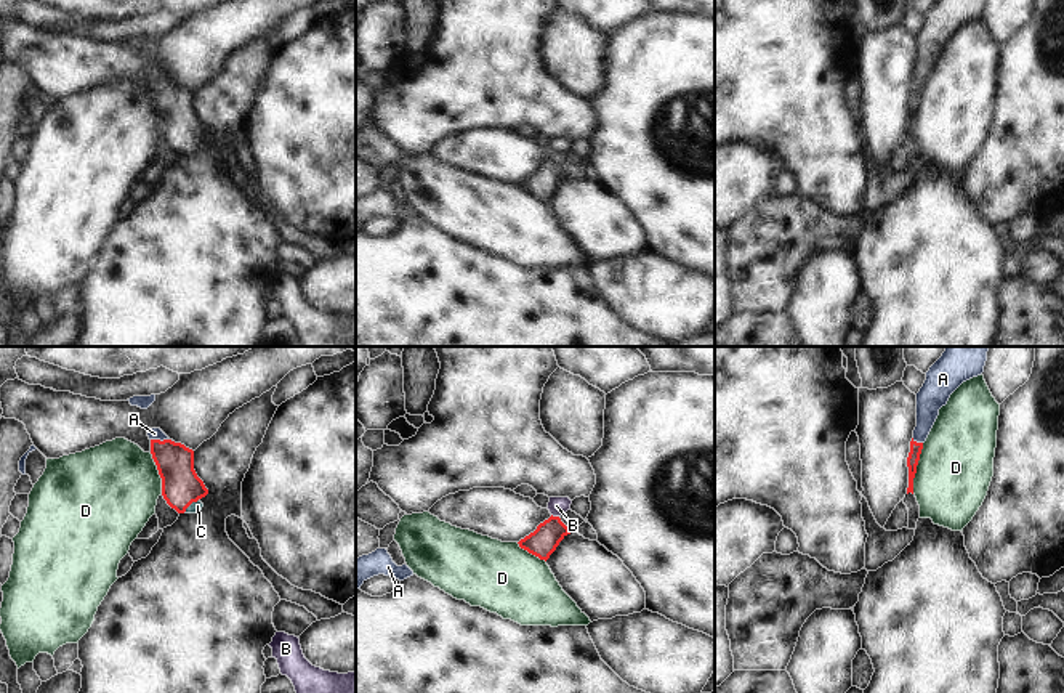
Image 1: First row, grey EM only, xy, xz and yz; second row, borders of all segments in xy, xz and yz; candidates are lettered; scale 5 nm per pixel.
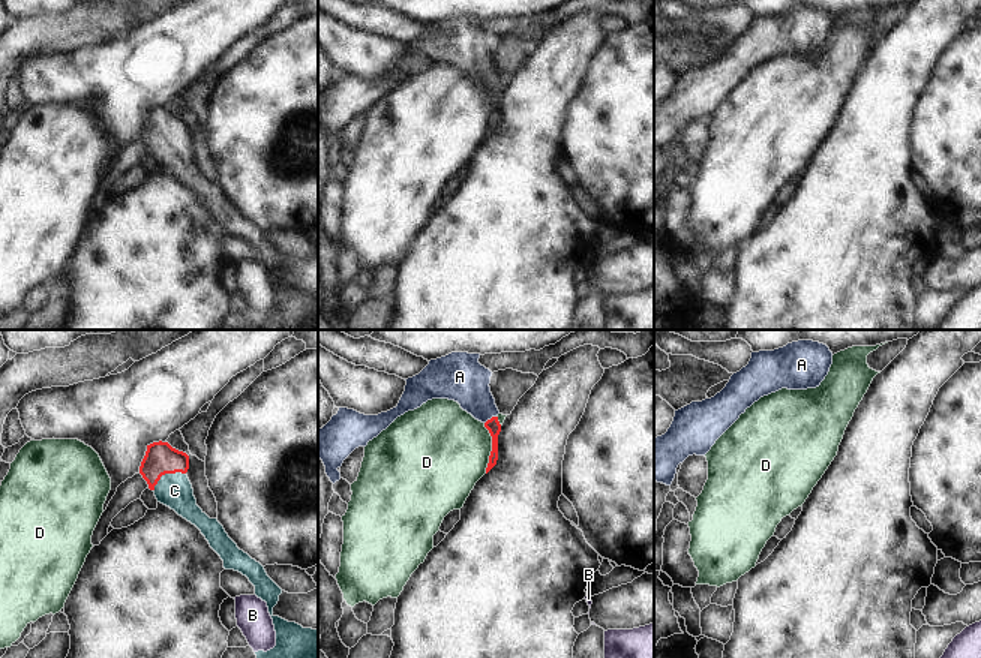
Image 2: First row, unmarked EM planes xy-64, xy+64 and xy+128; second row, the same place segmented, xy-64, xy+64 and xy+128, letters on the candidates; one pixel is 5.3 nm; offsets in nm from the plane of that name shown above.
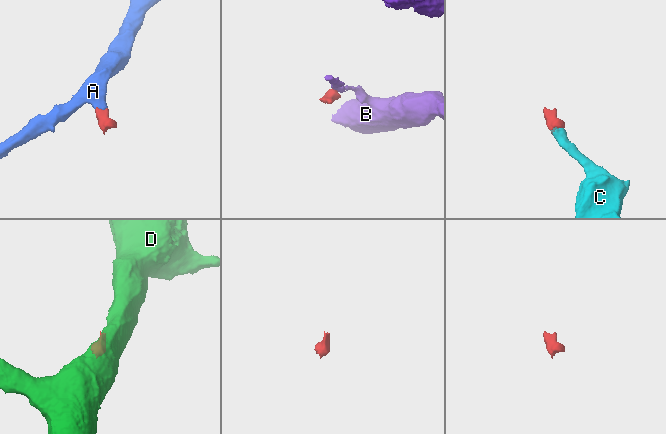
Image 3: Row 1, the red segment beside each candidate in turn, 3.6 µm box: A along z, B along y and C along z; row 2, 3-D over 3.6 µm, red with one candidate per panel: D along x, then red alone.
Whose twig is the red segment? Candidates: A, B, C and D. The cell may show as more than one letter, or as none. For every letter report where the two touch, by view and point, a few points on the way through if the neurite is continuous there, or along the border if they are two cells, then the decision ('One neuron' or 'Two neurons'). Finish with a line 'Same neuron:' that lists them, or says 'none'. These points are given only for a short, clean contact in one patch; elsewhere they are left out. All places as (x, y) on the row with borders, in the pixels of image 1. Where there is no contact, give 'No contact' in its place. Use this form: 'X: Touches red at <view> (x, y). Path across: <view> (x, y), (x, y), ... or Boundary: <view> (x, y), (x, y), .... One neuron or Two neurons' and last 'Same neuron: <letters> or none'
A: Touches red at xy (164, 440). Path across: xy (181, 486), (164, 440), (154, 433). One neuron
B: Touches red at xz (555, 517). Boundary: xz (552, 514), (558, 517). Two neurons
C: Touches red at xy (189, 504). Path across: xy (181, 486), (183, 498), (189, 504), (197, 506). One neuron
D: Touches red at yz (915, 469). Boundary: yz (923, 443), (915, 467), (912, 493). Two neurons
Same neuron: A, C.

